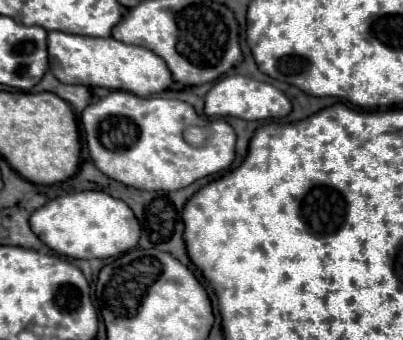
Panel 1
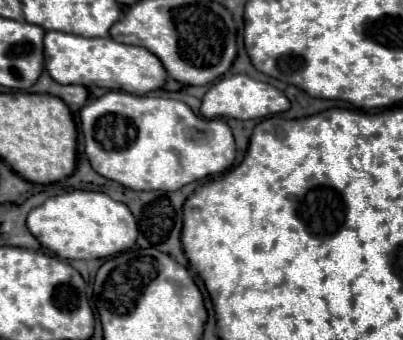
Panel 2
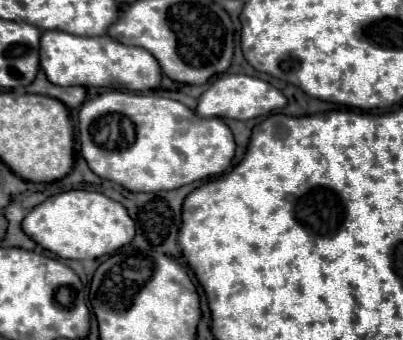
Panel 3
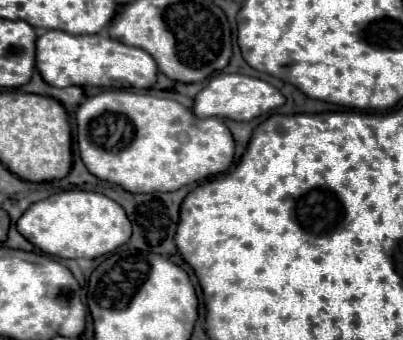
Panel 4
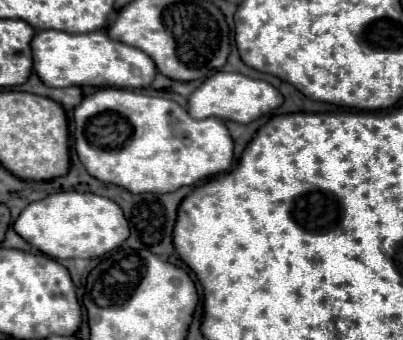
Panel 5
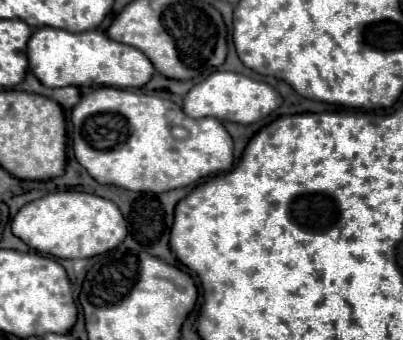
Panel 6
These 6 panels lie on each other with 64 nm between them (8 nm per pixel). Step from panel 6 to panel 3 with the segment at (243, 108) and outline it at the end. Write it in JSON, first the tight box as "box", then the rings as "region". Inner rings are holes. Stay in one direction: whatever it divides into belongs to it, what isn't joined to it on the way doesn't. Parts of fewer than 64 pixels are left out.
{"box":[196,74,286,120],"region":[[[222,74],[198,98],[196,114],[204,116],[204,118],[218,116],[218,118],[250,120],[250,118],[258,118],[258,116],[266,116],[270,112],[276,112],[284,106],[286,106],[284,94],[280,90],[276,90],[272,84],[268,84],[260,78],[254,78],[254,76],[246,76],[246,74]]]}

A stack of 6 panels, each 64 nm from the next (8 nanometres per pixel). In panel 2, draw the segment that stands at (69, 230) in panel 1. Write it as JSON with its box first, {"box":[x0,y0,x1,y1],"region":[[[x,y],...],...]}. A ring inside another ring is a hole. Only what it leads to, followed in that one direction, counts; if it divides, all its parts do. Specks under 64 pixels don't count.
{"box":[26,190,138,260],"region":[[[74,190],[48,198],[28,214],[26,226],[44,248],[66,260],[108,258],[132,248],[138,236],[136,220],[126,204],[112,200],[108,194],[88,190]]]}

